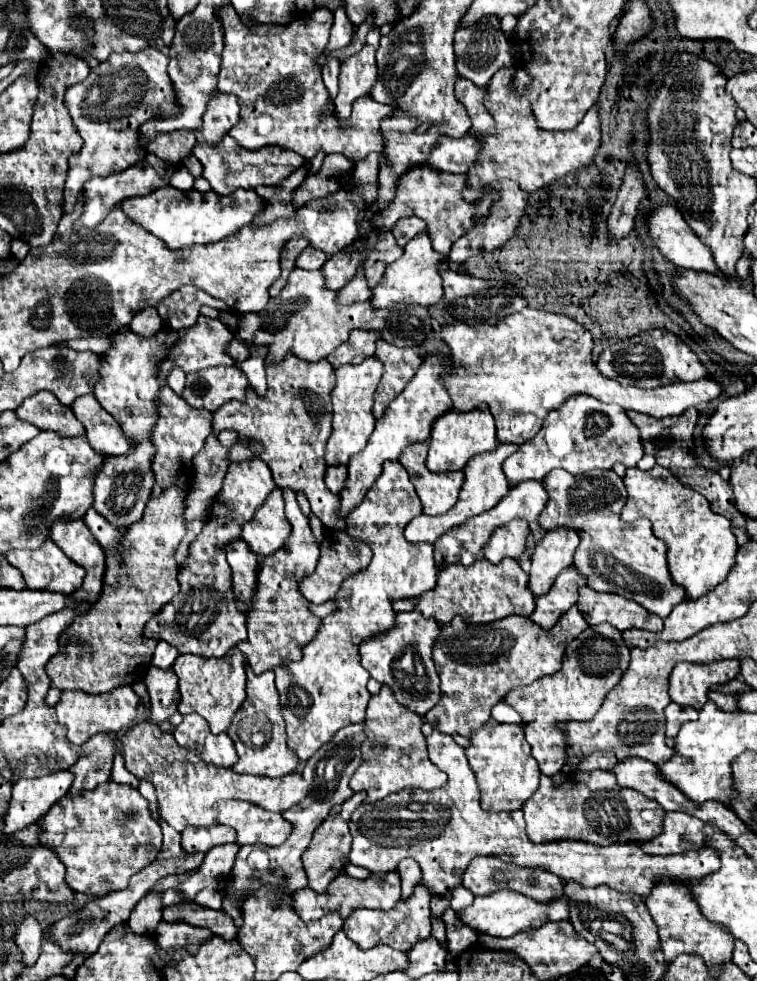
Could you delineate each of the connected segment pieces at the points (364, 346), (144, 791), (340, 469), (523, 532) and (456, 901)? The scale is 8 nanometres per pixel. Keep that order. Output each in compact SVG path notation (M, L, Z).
M361 332L361 334L351 334L347 342L343 342L333 354L329 354L329 362L333 368L339 368L343 364L361 364L365 358L373 356L375 352L375 340L379 334L375 332Z
M139 780L138 791L140 794L149 801L149 809L153 819L158 822L160 815L157 805L157 797L153 785L146 780Z
M329 466L327 474L325 474L325 484L331 492L339 494L343 490L345 478L347 478L347 468L345 466Z
M509 522L507 526L499 526L491 538L489 544L483 546L483 556L497 564L505 556L509 558L519 558L525 550L525 540L527 540L529 528L525 522Z
M457 886L457 888L453 890L453 896L451 896L451 908L453 908L455 912L461 912L463 908L467 908L467 906L473 904L473 898L475 898L475 896L473 896L467 888Z

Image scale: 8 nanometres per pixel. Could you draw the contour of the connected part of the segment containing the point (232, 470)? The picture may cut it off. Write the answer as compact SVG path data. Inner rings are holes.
M259 458L231 464L223 482L223 490L211 506L209 524L203 528L199 538L189 548L189 558L179 572L181 592L145 626L145 636L165 640L175 646L181 654L195 654L201 658L221 658L237 642L247 638L245 612L239 610L233 598L231 568L225 558L225 544L241 536L241 524L251 520L255 510L265 502L269 492L275 488L267 464Z

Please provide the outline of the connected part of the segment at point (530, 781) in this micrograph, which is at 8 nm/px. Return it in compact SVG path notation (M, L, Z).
M487 724L475 730L471 746L467 748L469 764L477 776L481 790L481 806L489 812L519 810L539 786L539 766L531 756L531 746L523 736L521 726L513 724Z

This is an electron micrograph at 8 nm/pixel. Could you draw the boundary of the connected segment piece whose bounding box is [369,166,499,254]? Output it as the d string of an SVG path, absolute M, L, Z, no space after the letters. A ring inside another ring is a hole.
M415 166L399 178L397 196L393 202L389 202L389 208L375 212L369 220L369 224L375 230L393 230L393 224L399 218L417 216L427 224L431 240L437 242L437 252L449 254L451 244L457 238L461 238L465 232L469 232L477 222L481 222L489 214L489 204L493 204L499 198L499 192L491 190L477 204L471 204L471 202L467 204L463 198L463 186L465 186L465 174L445 174L445 172L437 172L429 166Z

